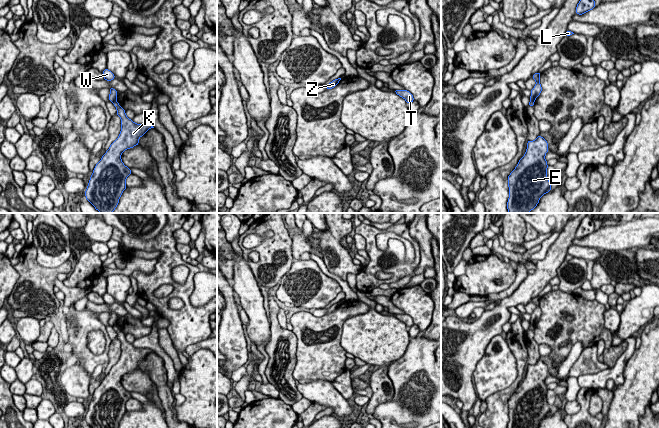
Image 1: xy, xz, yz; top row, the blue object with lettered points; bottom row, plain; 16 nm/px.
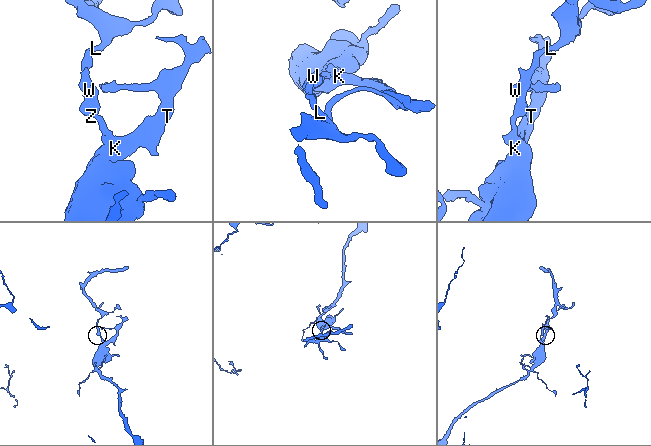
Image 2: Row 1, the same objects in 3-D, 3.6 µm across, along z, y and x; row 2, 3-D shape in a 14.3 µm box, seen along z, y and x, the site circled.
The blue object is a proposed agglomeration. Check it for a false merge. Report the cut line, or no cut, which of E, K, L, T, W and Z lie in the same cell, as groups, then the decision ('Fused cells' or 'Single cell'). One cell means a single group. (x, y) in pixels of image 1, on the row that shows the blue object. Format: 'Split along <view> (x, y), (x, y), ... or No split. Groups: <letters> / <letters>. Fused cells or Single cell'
Split along xy (115, 99), (113, 102). Groups: E K T / L W Z. Fused cells

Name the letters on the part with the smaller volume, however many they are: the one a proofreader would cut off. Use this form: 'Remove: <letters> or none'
Remove: L, W, Z

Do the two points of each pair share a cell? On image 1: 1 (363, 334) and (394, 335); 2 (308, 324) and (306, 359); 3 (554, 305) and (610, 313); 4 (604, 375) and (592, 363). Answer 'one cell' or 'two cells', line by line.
1: one cell
2: one cell
3: two cells
4: two cells

